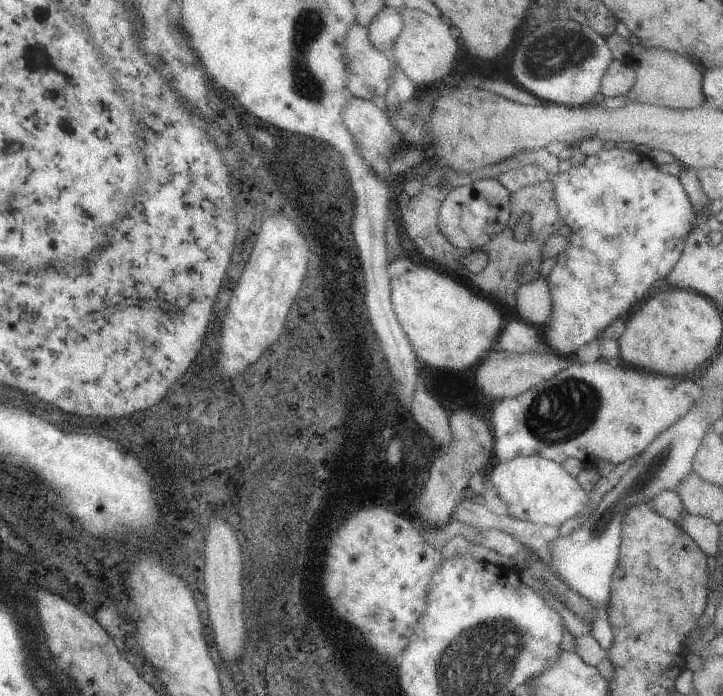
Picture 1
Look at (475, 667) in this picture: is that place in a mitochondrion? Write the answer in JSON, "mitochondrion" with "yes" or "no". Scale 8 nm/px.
{"mitochondrion":"yes"}

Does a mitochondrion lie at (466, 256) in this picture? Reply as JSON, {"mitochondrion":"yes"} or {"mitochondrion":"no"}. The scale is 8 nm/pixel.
{"mitochondrion":"no"}

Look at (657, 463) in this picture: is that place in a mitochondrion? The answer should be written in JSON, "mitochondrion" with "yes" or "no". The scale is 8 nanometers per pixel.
{"mitochondrion":"yes"}

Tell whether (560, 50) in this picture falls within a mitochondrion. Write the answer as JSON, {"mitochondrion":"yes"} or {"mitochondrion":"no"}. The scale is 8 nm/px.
{"mitochondrion":"yes"}

